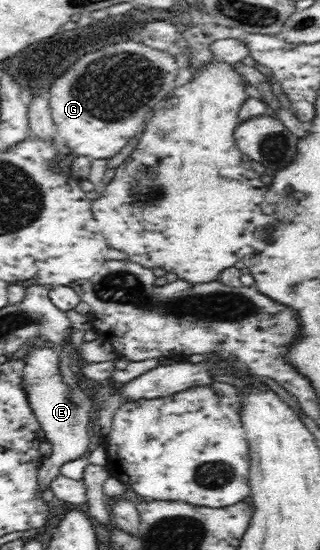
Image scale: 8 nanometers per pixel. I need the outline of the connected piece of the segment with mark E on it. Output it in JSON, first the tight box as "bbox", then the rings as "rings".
{"bbox":[24,342,92,499],"rings":[[[31,342],[25,346],[28,349],[24,367],[25,391],[35,417],[44,430],[44,440],[52,444],[54,451],[52,457],[43,460],[38,472],[36,496],[42,499],[43,492],[49,489],[52,481],[59,475],[60,468],[66,462],[82,458],[88,452],[92,399],[79,387],[72,389],[64,384],[58,370],[58,352],[52,346],[33,348],[30,344]]]}

